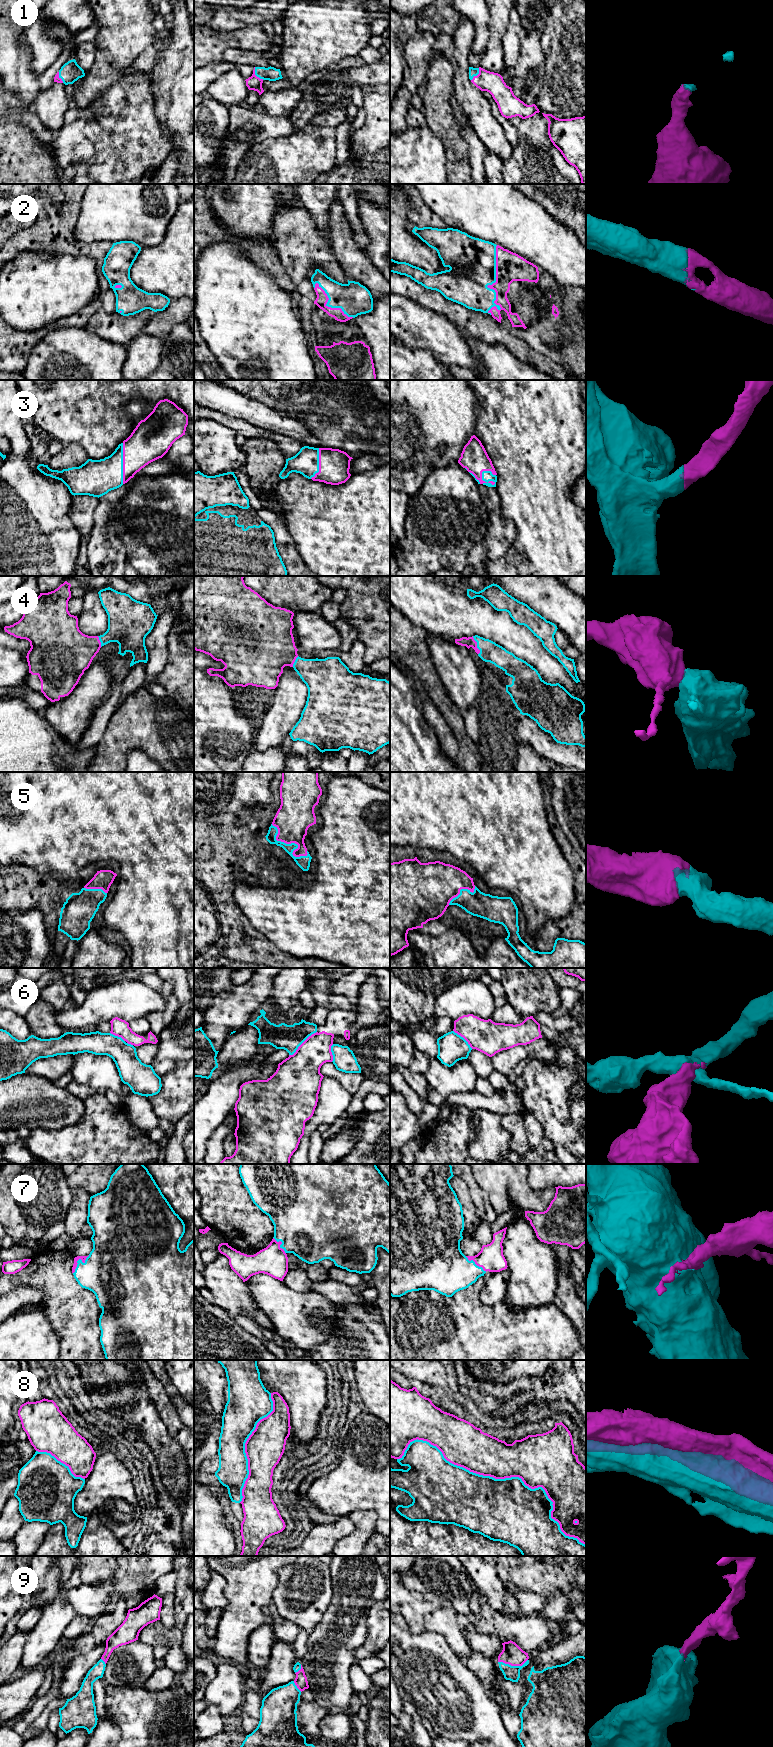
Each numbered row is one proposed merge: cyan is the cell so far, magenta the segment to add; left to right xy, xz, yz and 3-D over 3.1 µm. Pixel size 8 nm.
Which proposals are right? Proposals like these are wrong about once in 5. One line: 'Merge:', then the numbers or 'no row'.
Merge: 1, 2, 3, 4, 5, 7, 9

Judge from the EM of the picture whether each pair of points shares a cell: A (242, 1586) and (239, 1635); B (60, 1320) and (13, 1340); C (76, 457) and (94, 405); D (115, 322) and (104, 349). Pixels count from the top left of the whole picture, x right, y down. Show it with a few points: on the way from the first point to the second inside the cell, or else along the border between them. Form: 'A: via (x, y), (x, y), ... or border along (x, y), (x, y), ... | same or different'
A: via (242, 1598), (242, 1615), (239, 1618), (239, 1623) | same
B: border along (32, 1309), (40, 1309), (46, 1315), (59, 1346) | different
C: border along (64, 443), (77, 443), (89, 458) | different
D: border along (88, 328), (105, 339), (125, 345) | different

